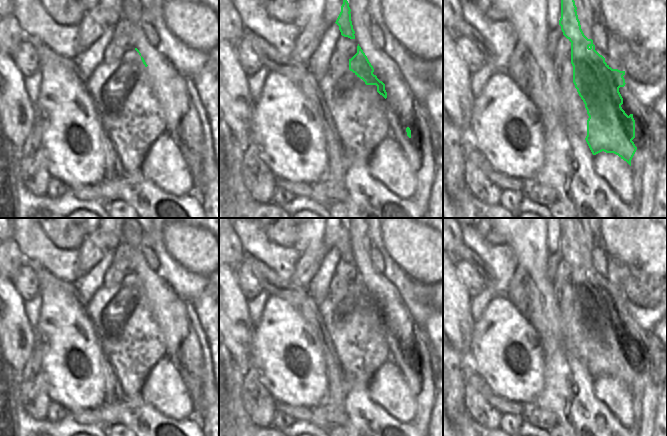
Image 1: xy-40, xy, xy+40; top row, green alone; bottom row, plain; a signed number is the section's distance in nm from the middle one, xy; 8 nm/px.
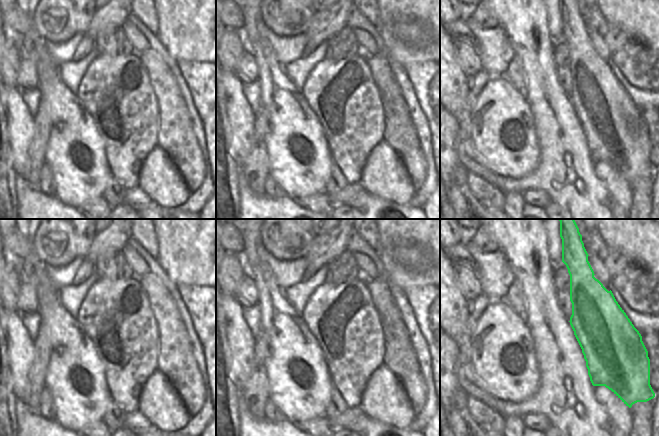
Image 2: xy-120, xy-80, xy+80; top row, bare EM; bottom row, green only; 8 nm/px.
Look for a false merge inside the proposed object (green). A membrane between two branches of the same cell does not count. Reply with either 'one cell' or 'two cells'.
one cell

